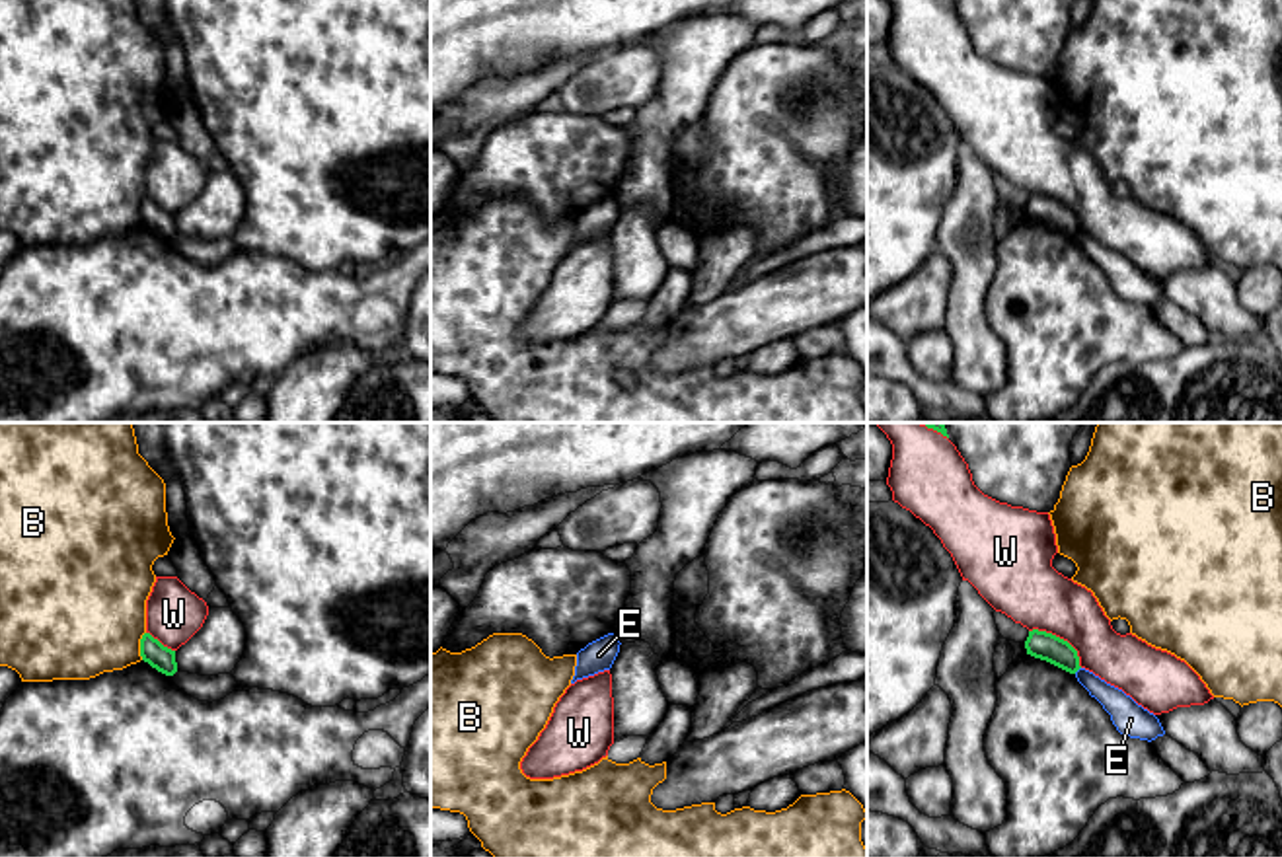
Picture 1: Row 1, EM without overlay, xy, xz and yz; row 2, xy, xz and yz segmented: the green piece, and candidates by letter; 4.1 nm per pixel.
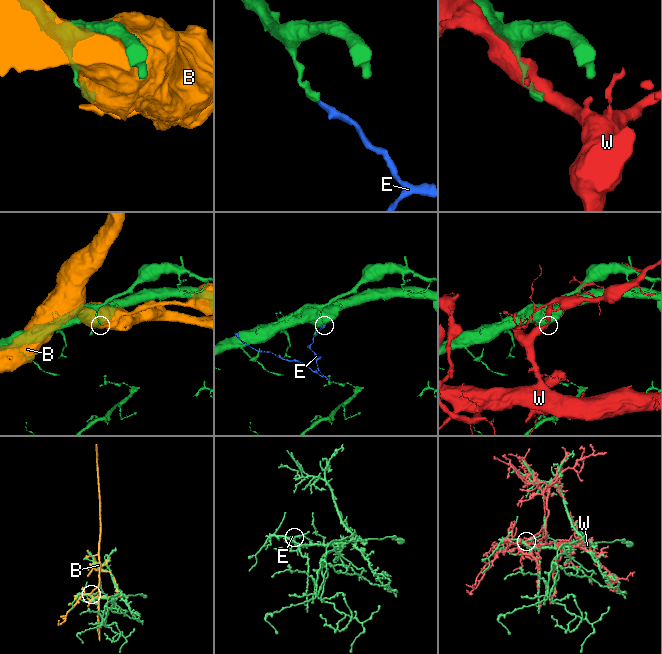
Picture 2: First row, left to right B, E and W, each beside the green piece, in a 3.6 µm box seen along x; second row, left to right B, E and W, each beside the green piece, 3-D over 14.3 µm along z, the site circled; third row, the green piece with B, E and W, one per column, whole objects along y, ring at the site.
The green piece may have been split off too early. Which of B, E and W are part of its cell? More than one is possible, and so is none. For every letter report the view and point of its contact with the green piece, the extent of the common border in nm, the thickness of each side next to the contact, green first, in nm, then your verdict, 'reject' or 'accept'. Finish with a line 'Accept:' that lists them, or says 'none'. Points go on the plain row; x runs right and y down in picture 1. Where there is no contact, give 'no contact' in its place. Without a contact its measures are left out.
B: meets green in xy at (141, 209); contact 120 nm long; 100 nm thick on the green side, 480 nm on the other; reject
E: meets green in yz at (1076, 234); contact 40 nm long; 120 nm thick on the green side, 120 nm on the other; reject
W: meets green in yz at (1058, 201); contact 280 nm long; 120 nm thick on the green side, 280 nm on the other; reject
Accept: none

